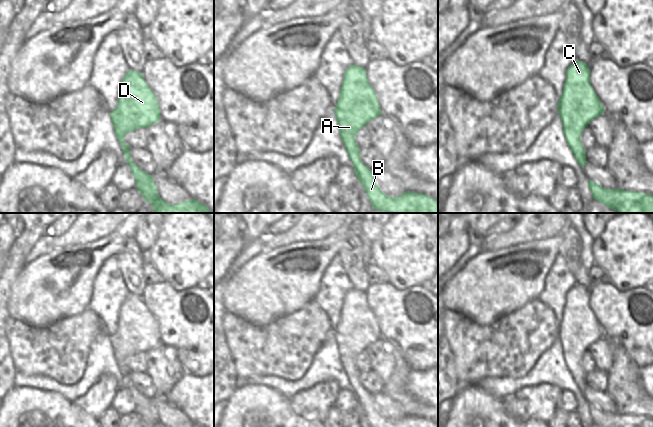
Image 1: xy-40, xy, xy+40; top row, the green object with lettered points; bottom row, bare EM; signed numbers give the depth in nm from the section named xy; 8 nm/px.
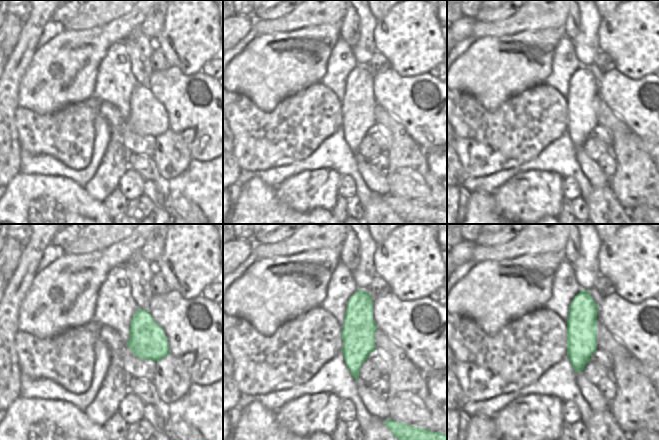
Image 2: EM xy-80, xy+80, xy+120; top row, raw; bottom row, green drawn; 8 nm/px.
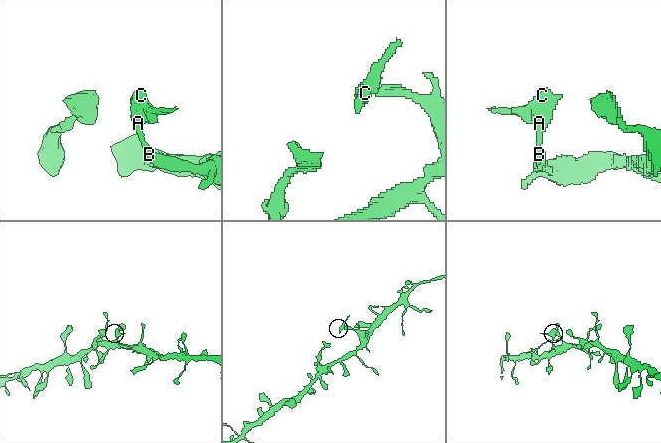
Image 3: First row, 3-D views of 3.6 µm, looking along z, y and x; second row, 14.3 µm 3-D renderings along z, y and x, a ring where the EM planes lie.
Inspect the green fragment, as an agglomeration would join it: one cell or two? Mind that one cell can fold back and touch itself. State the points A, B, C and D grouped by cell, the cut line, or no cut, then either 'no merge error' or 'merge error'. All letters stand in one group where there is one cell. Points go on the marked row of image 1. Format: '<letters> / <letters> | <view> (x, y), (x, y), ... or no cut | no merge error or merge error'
A C D / B | xy (359, 158), (358, 162), (354, 165) | merge error

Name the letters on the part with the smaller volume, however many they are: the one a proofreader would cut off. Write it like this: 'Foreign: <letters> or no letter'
Foreign: A, C, D

